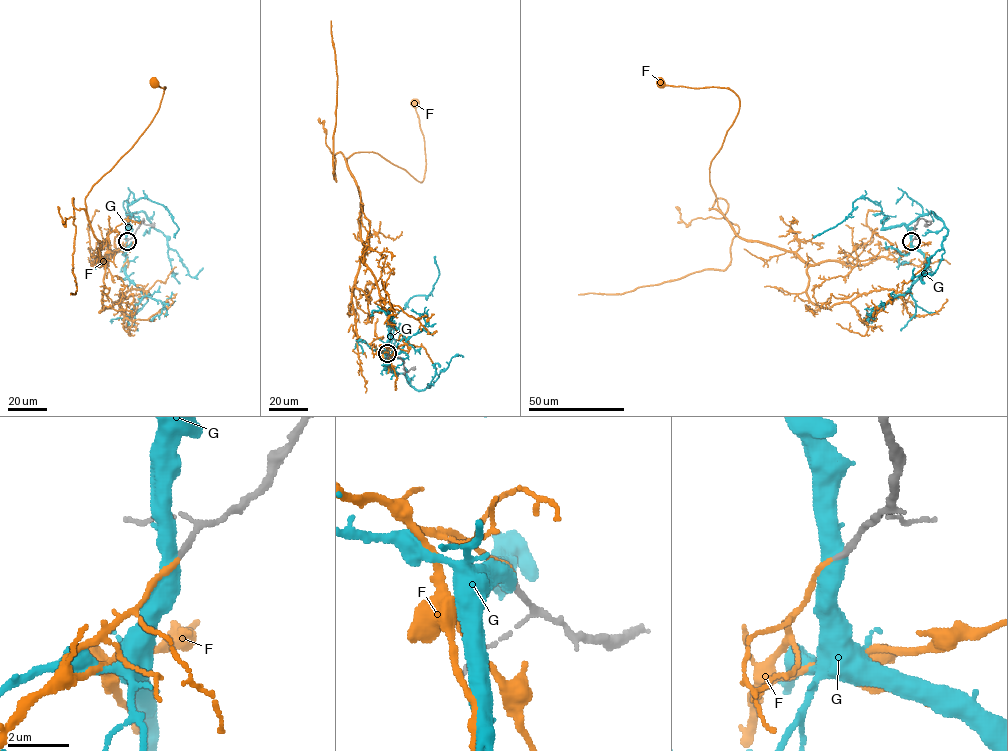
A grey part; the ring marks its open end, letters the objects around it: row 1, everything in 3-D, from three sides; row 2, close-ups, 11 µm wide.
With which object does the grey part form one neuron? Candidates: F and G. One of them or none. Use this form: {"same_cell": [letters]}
{"same_cell": ["F"]}

